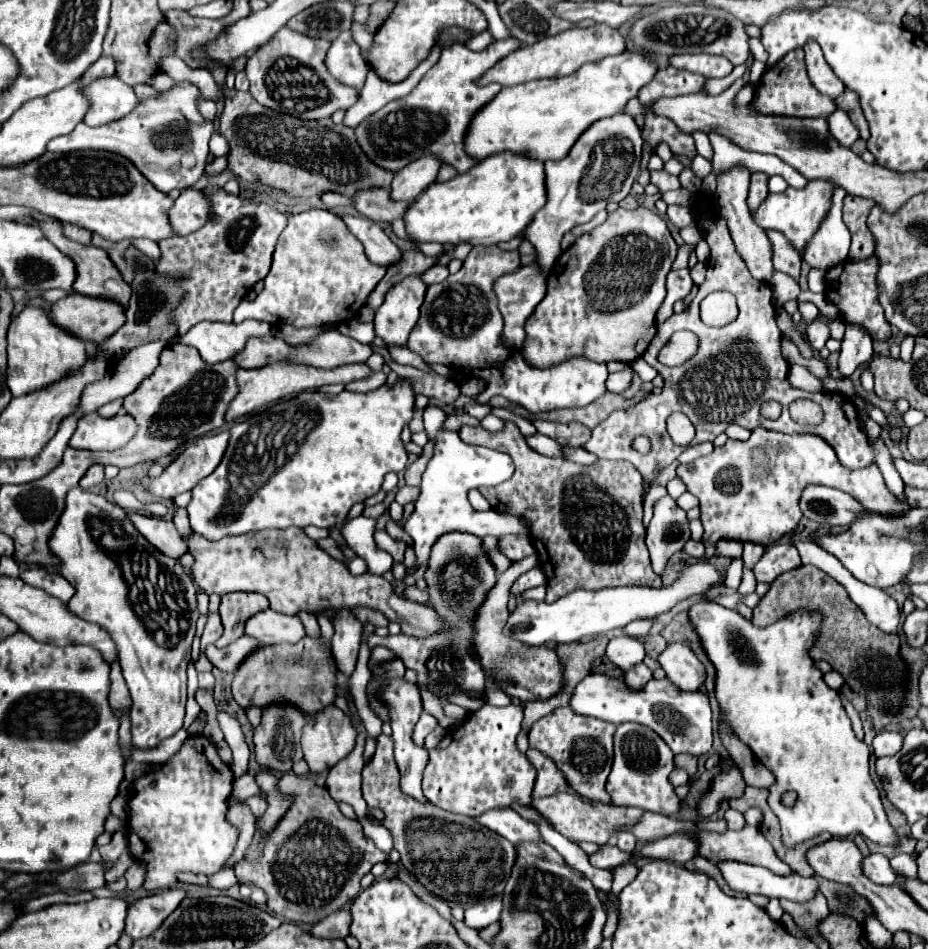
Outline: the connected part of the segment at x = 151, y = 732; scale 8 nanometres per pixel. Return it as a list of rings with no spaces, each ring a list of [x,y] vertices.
[[[80,487],[72,489],[66,497],[66,509],[52,531],[50,549],[62,561],[58,571],[76,589],[68,601],[70,611],[104,627],[118,647],[120,667],[132,695],[132,743],[138,749],[156,747],[162,739],[174,735],[184,723],[184,705],[188,699],[186,667],[190,663],[190,645],[200,617],[196,603],[198,587],[194,585],[192,573],[184,569],[180,561],[156,551],[156,547],[136,531],[122,507]]]

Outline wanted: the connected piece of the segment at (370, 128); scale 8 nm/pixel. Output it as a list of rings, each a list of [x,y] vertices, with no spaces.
[[[514,37],[492,41],[482,51],[472,51],[462,43],[444,47],[438,63],[422,77],[422,81],[410,95],[388,103],[384,109],[356,127],[360,147],[376,165],[388,171],[400,171],[404,165],[422,157],[424,153],[440,155],[442,161],[454,165],[458,173],[468,171],[478,163],[478,159],[472,159],[464,151],[464,135],[468,133],[470,121],[476,117],[476,113],[484,105],[488,105],[490,99],[494,99],[502,89],[498,83],[480,87],[476,85],[476,79],[480,79],[490,67],[494,67],[496,61],[504,59],[520,47],[522,43]]]

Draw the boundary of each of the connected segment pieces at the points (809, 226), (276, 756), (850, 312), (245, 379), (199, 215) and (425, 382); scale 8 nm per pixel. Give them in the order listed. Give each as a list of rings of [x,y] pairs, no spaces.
[[[812,179],[812,181],[808,181],[808,185],[804,189],[792,189],[792,187],[788,187],[784,193],[772,193],[752,213],[754,215],[754,221],[760,227],[776,229],[776,231],[784,233],[794,243],[794,247],[798,251],[802,251],[804,245],[806,245],[806,241],[816,233],[816,229],[820,227],[822,219],[826,217],[826,213],[830,209],[830,201],[832,201],[834,187],[836,187],[836,183],[832,183],[832,181]]]
[[[272,705],[262,713],[262,723],[254,729],[256,761],[260,767],[270,771],[292,771],[292,765],[302,759],[302,727],[306,717],[292,705]]]
[[[868,257],[864,261],[846,259],[844,263],[838,263],[836,267],[828,269],[826,271],[826,299],[838,307],[840,319],[844,323],[864,327],[872,335],[874,341],[888,341],[892,331],[878,301],[878,285],[876,285],[878,263],[880,261],[876,257]]]
[[[272,363],[268,367],[258,367],[258,369],[240,369],[238,371],[238,387],[240,393],[238,397],[230,403],[228,413],[226,413],[226,421],[234,421],[236,417],[254,413],[260,407],[266,407],[276,402],[289,400],[308,389],[318,389],[322,385],[328,383],[350,383],[350,381],[358,381],[358,379],[366,379],[372,373],[372,369],[366,363],[358,363],[358,365],[344,365],[344,367],[336,367],[336,369],[318,369],[318,367],[308,367],[308,365],[298,365],[298,363]]]
[[[184,189],[168,215],[176,235],[190,235],[208,221],[208,201],[198,189]]]
[[[380,351],[386,359],[386,365],[404,381],[412,383],[412,391],[414,393],[422,393],[426,397],[432,397],[432,399],[438,399],[446,405],[450,405],[458,395],[460,395],[460,387],[448,379],[448,377],[442,377],[434,371],[420,371],[416,367],[406,367],[406,365],[398,365],[390,359],[390,355],[386,351]]]

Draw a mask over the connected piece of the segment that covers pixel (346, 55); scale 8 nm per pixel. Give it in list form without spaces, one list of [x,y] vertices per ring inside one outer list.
[[[342,31],[334,41],[326,55],[326,67],[330,75],[334,75],[342,85],[356,89],[358,93],[364,87],[366,75],[370,71],[366,59],[362,57],[360,47],[352,39],[352,31]]]

